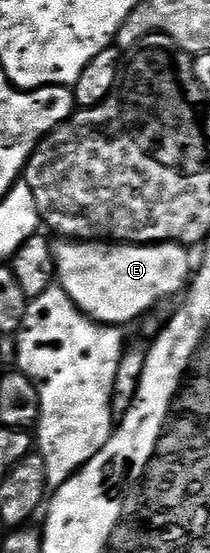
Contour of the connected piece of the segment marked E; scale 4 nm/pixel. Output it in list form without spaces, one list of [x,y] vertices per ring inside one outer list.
[[[60,238],[51,245],[53,262],[55,264],[55,279],[58,281],[59,287],[66,290],[66,294],[74,302],[74,306],[80,312],[84,312],[92,320],[97,320],[99,324],[111,324],[113,326],[128,326],[131,320],[139,321],[145,314],[151,313],[152,308],[159,300],[164,300],[172,292],[172,252],[174,252],[171,244],[118,244],[115,242],[101,242],[98,240],[70,240]]]

